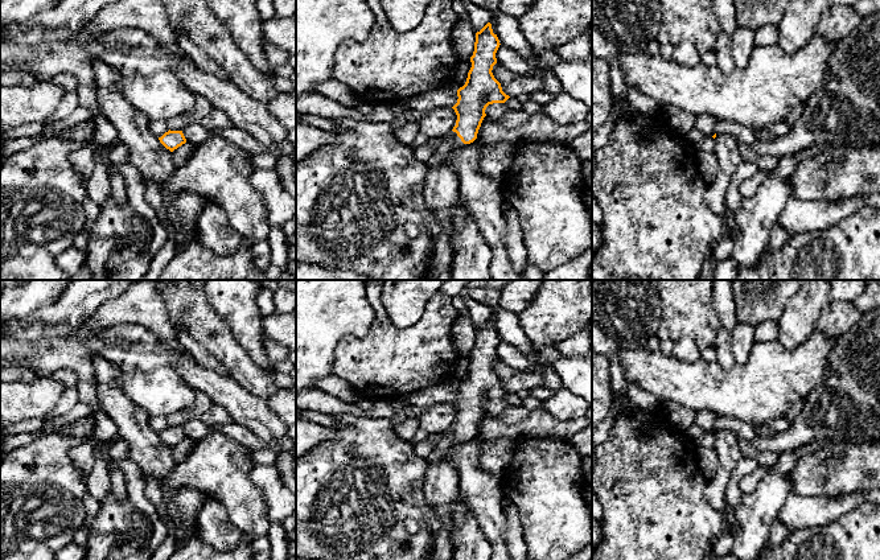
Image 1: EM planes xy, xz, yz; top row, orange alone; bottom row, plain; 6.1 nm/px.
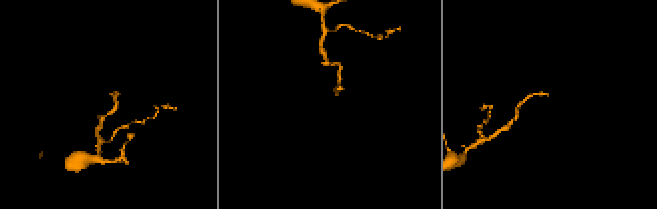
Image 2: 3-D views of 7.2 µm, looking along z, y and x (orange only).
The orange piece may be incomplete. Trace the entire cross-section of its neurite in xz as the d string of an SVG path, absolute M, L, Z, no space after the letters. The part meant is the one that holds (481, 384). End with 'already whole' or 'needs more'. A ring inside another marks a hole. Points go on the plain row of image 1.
M488 318L476 329L474 347L470 353L472 363L466 378L457 386L457 399L452 403L457 411L456 421L451 431L453 441L447 454L436 464L428 466L424 475L424 499L440 520L439 530L433 534L433 552L429 560L453 560L455 545L452 534L455 519L452 506L460 497L460 475L452 458L452 449L464 440L477 435L485 405L493 399L505 399L510 392L502 387L501 379L492 366L497 359L495 349L499 335Z; needs more

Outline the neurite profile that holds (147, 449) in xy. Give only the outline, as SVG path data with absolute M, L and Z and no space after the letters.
M119 380L96 383L96 395L128 445L128 460L140 466L145 485L151 478L160 485L166 515L176 526L176 544L186 543L193 536L194 519L201 514L203 494L193 487L166 490L165 481L176 465L172 448L151 428L151 416L124 394Z

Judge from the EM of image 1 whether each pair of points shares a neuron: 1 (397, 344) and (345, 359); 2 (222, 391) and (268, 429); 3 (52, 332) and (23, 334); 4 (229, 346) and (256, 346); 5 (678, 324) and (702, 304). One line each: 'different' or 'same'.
1: same
2: same
3: same
4: different
5: same

